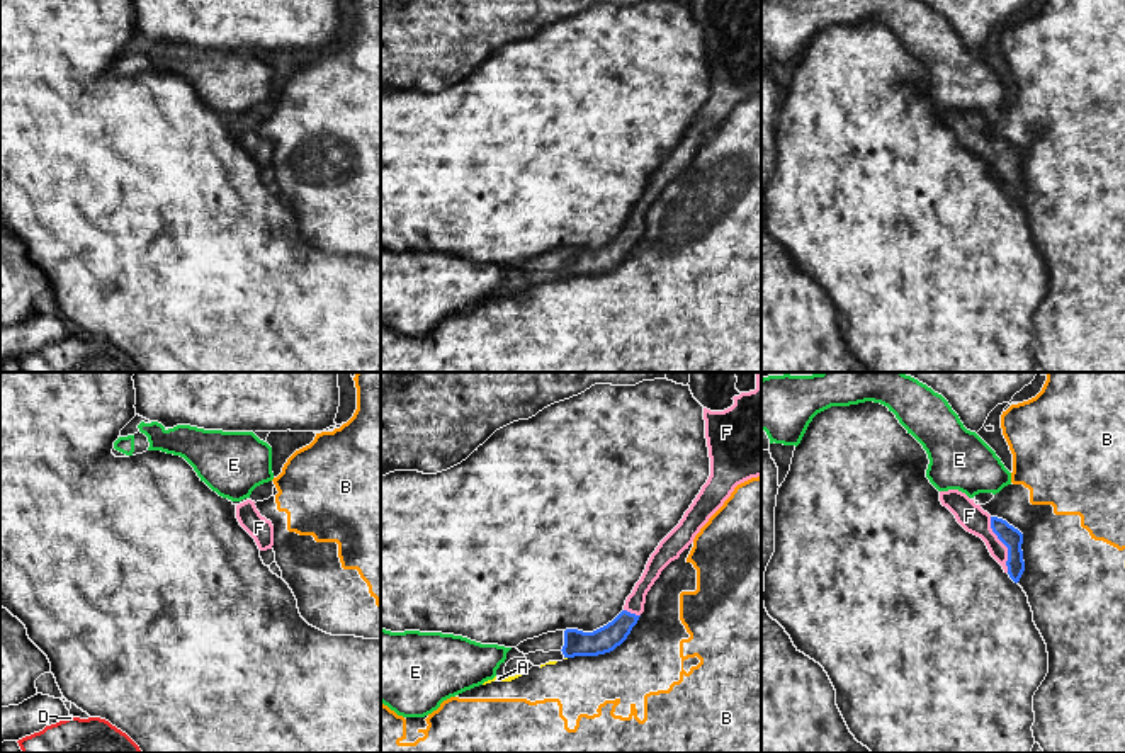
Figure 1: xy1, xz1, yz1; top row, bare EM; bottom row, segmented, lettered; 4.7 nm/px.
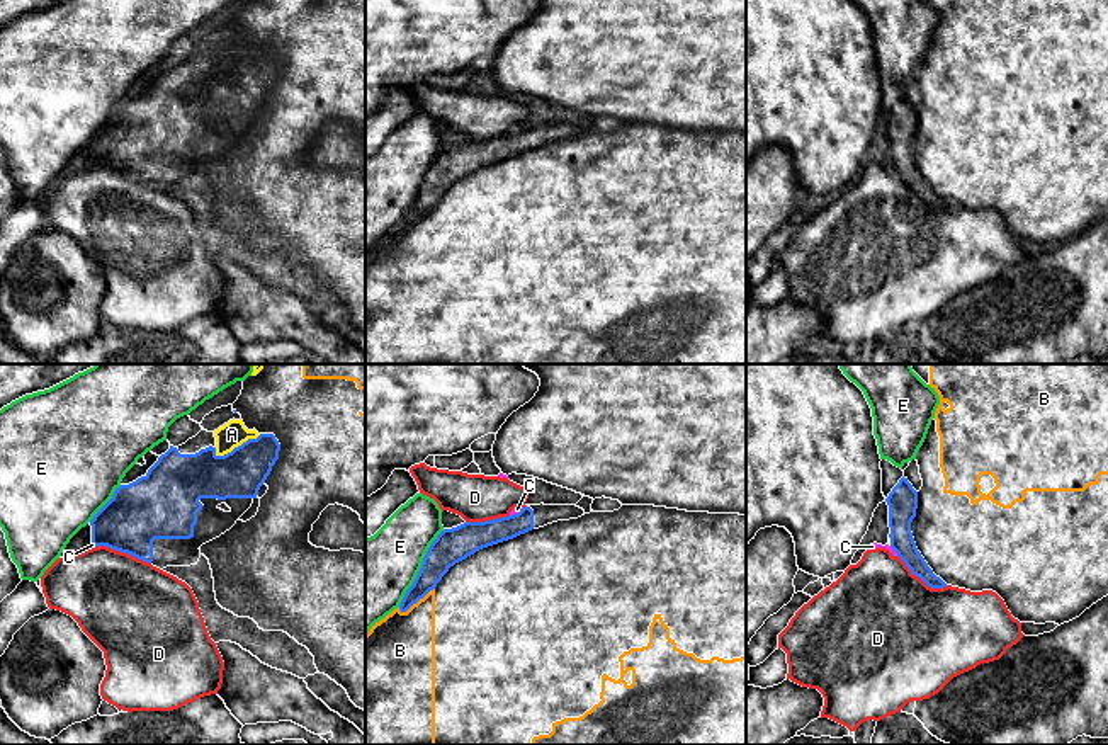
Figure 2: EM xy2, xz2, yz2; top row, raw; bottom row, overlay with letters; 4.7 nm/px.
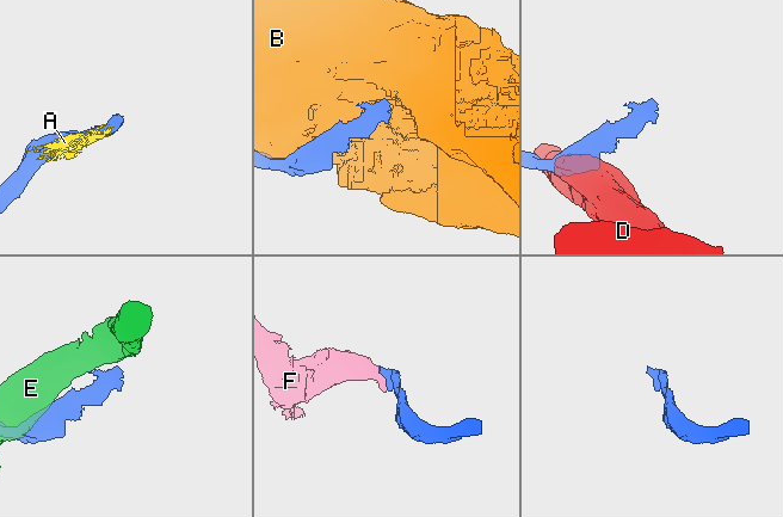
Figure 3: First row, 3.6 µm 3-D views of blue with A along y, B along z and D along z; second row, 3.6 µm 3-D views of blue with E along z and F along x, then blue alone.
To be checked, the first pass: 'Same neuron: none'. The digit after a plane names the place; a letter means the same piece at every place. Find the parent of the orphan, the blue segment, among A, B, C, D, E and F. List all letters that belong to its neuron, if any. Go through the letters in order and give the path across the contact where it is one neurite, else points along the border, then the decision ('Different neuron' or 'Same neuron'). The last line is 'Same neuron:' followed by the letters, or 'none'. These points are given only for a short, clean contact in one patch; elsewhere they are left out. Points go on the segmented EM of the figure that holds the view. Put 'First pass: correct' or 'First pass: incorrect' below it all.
A: Boundary: xy2 (260, 434), (223, 454), (214, 454). Different neuron
B: Different neuron
C: Boundary: xz2 (524, 507), (510, 516). Different neuron
D: Different neuron
E: Different neuron
F: Path across: yz1 (1011, 537), (1003, 543), (969, 515). Same neuron
Same neuron: F
First pass: incorrect

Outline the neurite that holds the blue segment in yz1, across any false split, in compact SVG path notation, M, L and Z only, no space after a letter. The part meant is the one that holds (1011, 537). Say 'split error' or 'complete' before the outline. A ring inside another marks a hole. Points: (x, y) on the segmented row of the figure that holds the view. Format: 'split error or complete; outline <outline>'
split error; outline M958 490L940 491L940 501L967 532L986 542L991 556L1018 583L1025 571L1023 534L1006 520L991 517L981 505L975 505L974 500Z

